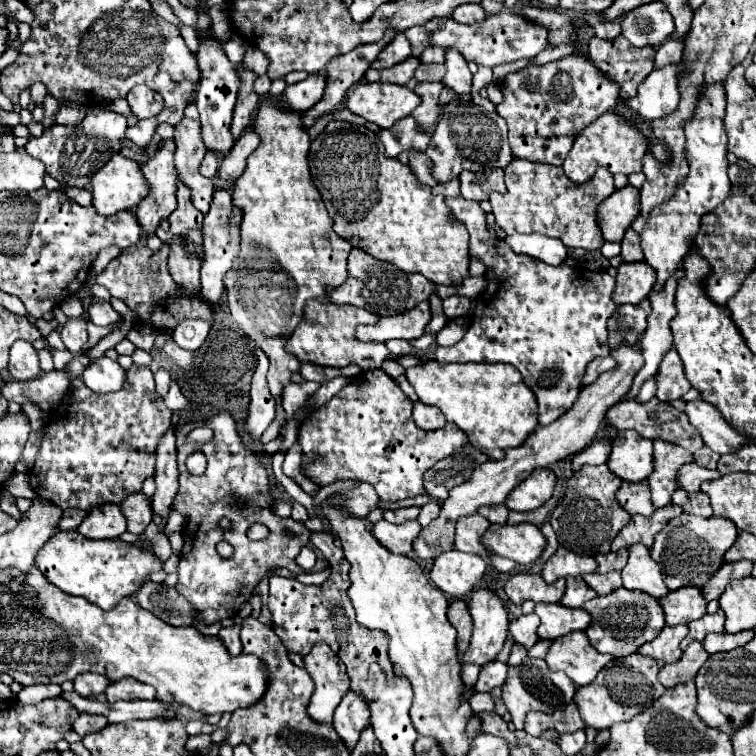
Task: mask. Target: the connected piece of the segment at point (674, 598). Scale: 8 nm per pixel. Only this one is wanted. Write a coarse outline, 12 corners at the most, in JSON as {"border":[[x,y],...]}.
{"border":[[696,586],[672,590],[658,602],[668,626],[706,614]]}

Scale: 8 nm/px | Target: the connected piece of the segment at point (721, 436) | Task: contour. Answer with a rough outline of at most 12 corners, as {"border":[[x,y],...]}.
{"border":[[704,400],[688,402],[688,420],[718,454],[750,440]]}

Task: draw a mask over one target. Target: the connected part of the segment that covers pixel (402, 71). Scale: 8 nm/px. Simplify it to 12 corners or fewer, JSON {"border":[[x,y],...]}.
{"border":[[410,56],[388,70],[368,68],[366,82],[406,84],[420,60]]}

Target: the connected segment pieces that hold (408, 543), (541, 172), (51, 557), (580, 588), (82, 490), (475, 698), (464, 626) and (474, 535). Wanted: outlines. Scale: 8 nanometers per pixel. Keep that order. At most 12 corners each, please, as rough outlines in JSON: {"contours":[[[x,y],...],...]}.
{"contours":[[[418,520],[374,524],[372,534],[390,552],[410,556]],[[514,158],[490,192],[506,234],[568,248],[604,244],[598,204],[614,178],[568,182],[560,166]],[[58,532],[34,564],[102,610],[140,590],[160,560],[120,538]],[[580,576],[566,578],[560,604],[580,608],[596,592]],[[150,368],[72,380],[30,470],[60,508],[120,504],[154,474],[172,410]],[[474,692],[470,706],[474,712],[494,710],[490,694]],[[464,600],[448,606],[448,620],[458,630],[458,652],[466,652],[472,618]],[[480,514],[458,518],[454,548],[494,556],[480,542],[490,522]]]}

